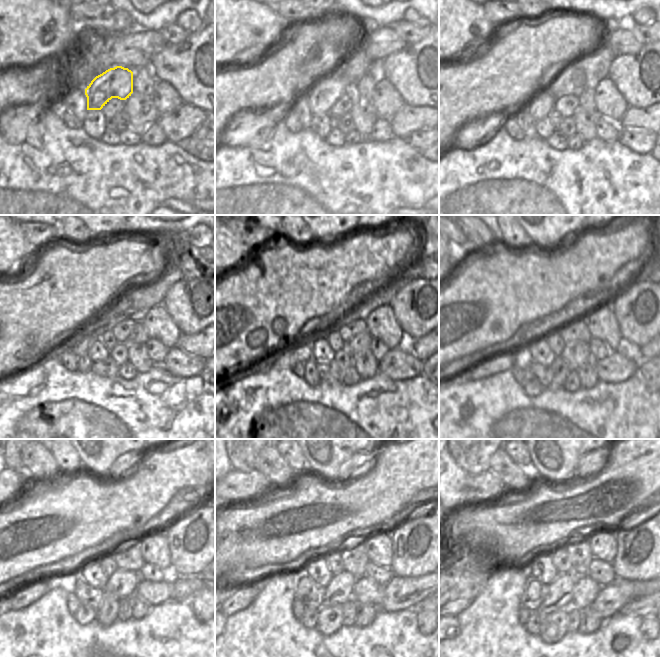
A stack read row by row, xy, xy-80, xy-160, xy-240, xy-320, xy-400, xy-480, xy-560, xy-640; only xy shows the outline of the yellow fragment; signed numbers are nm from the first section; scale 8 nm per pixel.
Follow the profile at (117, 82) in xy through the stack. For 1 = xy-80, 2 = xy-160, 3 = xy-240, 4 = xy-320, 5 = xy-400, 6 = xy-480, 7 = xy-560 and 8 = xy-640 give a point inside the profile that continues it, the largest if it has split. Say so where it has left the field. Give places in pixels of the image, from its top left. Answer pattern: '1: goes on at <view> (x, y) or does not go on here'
1: goes on at xy-80 (327, 89)
2: goes on at xy-160 (541, 103)
3: goes on at xy-240 (79, 344)
4: goes on at xy-320 (297, 352)
5: goes on at xy-400 (504, 361)
6: goes on at xy-480 (23, 597)
7: goes on at xy-560 (242, 596)
8: goes on at xy-640 (459, 605)

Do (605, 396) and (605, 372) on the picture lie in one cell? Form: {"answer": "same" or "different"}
{"answer": "different"}

